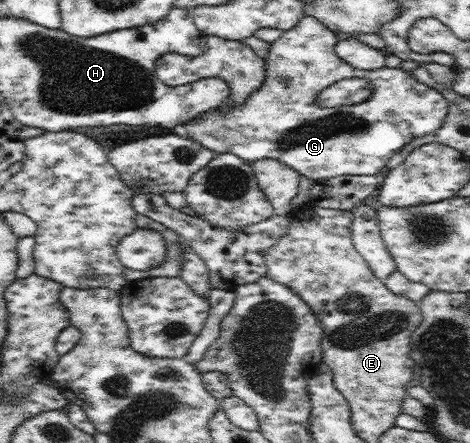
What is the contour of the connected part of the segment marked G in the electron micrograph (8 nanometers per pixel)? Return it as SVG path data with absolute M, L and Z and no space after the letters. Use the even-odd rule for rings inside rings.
M313 16L300 17L298 24L273 42L265 60L265 79L260 88L249 94L248 100L232 110L212 110L185 123L188 136L208 150L232 153L242 160L278 160L314 181L335 176L358 174L382 176L387 162L400 152L402 146L418 136L435 133L449 112L448 100L437 89L419 82L412 73L400 67L360 70L342 60L336 52L339 39L321 20ZM343 78L368 79L373 84L373 95L364 103L335 108L316 105L316 95Z

